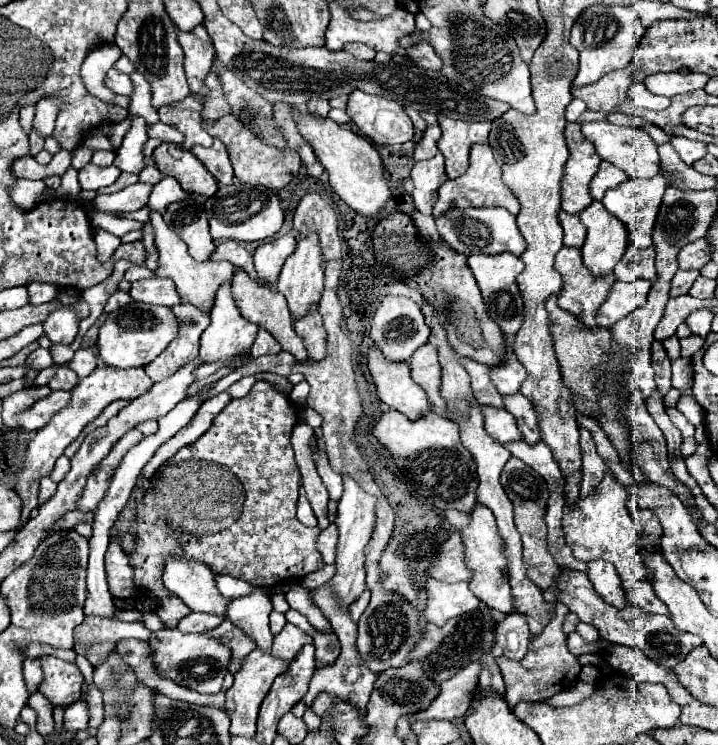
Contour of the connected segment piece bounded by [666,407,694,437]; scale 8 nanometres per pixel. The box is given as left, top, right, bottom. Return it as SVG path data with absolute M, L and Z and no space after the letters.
M666 407L666 413L668 413L668 417L672 419L672 423L682 431L684 437L692 437L692 435L694 435L694 425L692 425L682 413L678 413L678 409Z

